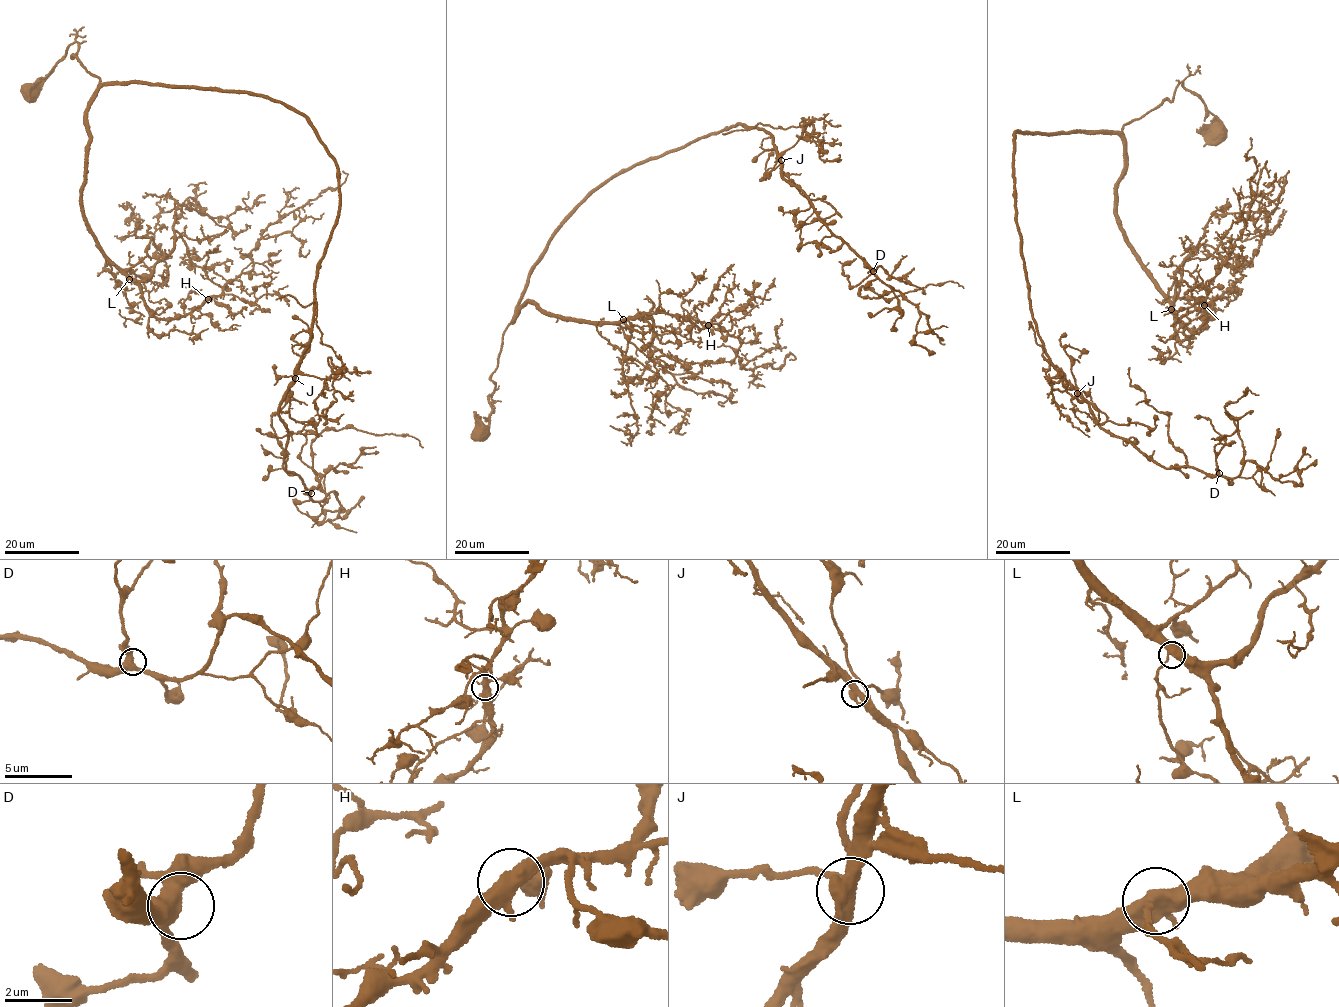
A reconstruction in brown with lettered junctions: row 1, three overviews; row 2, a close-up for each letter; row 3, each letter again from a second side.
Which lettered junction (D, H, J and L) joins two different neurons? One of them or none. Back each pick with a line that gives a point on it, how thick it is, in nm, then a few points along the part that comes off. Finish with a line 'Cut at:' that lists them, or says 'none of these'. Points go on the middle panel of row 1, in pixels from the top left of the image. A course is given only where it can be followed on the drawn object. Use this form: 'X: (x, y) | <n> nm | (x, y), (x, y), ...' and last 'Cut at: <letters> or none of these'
J: (781, 160) | 400 nm | (780, 160), (783, 153), (796, 143), (809, 120), (784, 129), (759, 123), (749, 129), (722, 133)
Cut at: J

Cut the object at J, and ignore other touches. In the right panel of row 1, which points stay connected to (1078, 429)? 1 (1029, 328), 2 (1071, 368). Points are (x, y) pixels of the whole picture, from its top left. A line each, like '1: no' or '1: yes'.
1: yes
2: no

